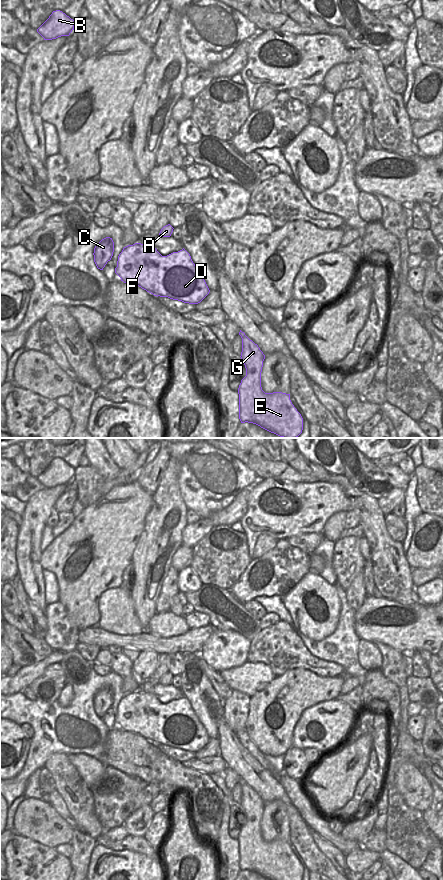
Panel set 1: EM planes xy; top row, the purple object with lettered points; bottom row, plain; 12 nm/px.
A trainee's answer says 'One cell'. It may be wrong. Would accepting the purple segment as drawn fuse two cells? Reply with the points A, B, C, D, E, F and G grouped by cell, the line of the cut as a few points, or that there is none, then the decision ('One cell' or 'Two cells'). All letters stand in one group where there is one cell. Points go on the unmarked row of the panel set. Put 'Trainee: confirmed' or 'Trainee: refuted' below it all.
Groups: A B C D E F G. No split. One cell
Trainee: confirmed

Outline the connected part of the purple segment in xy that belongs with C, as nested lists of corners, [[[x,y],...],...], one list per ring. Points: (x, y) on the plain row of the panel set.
[[[112,686],[102,687],[94,696],[94,710],[98,717],[103,718],[108,709],[111,708],[114,700],[114,690]]]

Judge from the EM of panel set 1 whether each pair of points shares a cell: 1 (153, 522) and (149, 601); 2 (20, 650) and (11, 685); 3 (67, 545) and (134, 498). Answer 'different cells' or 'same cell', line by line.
1: same cell
2: different cells
3: same cell

